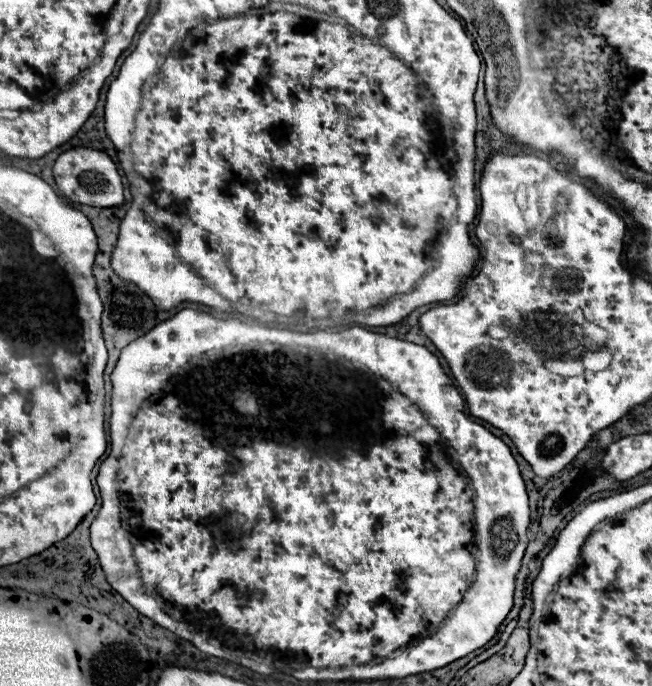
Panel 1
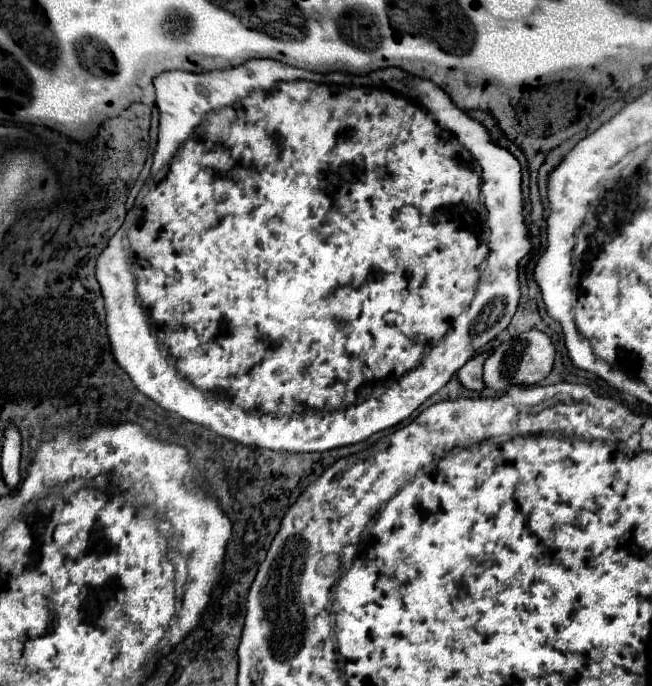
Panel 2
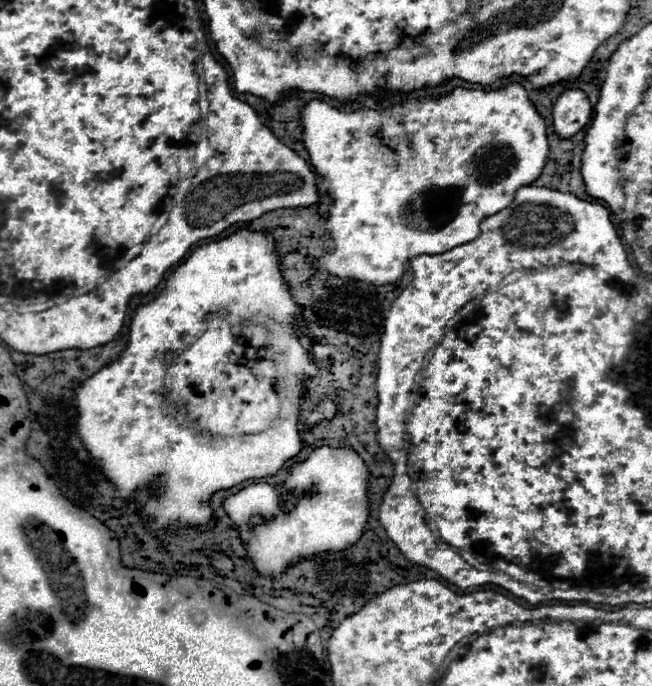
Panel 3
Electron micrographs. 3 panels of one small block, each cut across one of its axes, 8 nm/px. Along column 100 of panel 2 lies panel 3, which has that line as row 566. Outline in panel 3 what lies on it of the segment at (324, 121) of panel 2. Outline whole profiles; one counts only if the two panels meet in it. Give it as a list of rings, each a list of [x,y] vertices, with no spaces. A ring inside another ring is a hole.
[[[324,444],[324,446],[314,448],[306,460],[292,464],[288,468],[288,478],[282,484],[275,487],[267,483],[246,486],[244,490],[226,498],[223,501],[223,508],[226,516],[236,524],[238,536],[242,544],[246,546],[246,556],[252,560],[256,572],[262,576],[272,576],[274,580],[280,580],[288,566],[298,564],[300,560],[310,560],[312,556],[318,556],[322,552],[342,552],[360,540],[364,526],[368,522],[368,516],[370,516],[370,510],[368,510],[370,500],[366,494],[370,478],[372,476],[370,476],[368,466],[356,454],[354,448],[350,446],[332,448]],[[286,492],[290,492],[296,500],[296,506],[290,512],[282,510]],[[256,514],[264,516],[264,522],[254,528],[248,528],[248,520]]]

